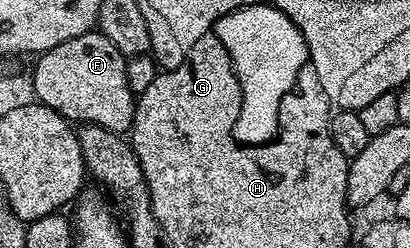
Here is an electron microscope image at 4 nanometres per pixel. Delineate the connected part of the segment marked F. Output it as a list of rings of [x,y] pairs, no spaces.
[[[91,30],[37,57],[32,71],[32,91],[37,103],[56,110],[79,125],[95,124],[119,134],[129,133],[134,121],[136,95],[129,88],[127,57],[101,30]]]

